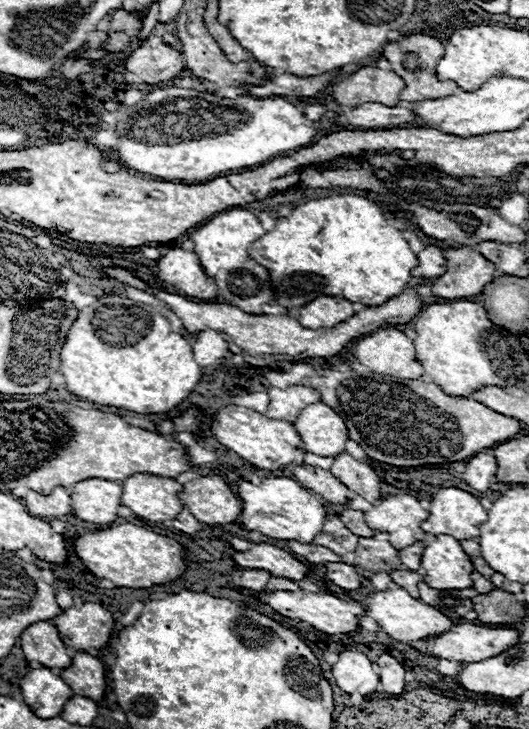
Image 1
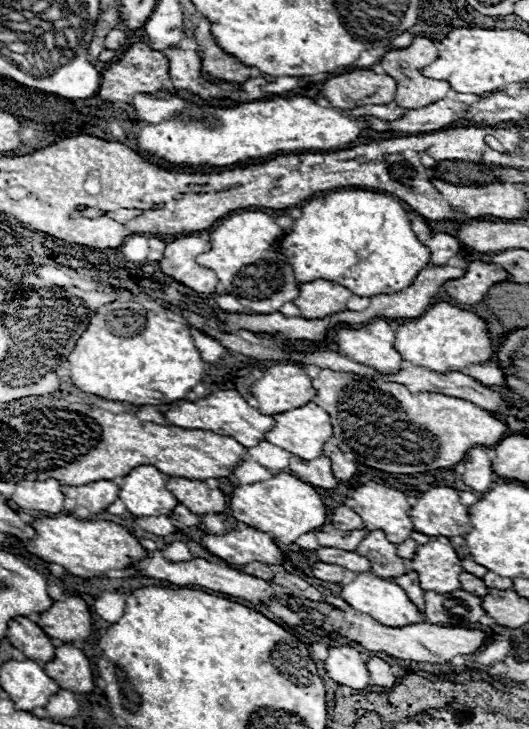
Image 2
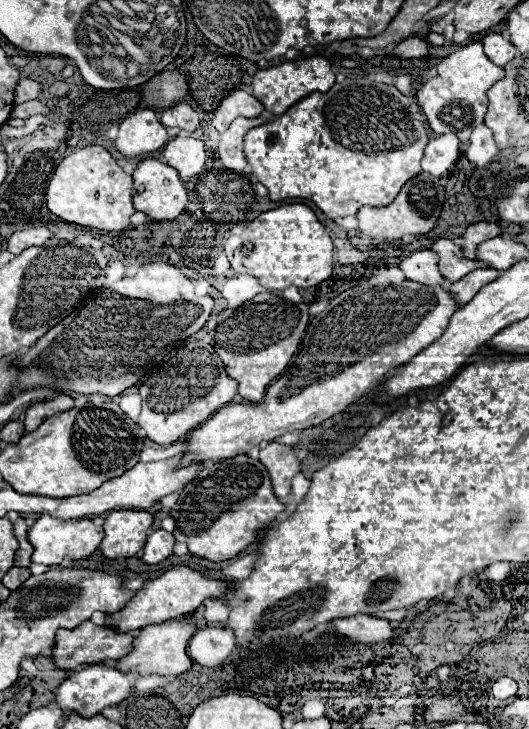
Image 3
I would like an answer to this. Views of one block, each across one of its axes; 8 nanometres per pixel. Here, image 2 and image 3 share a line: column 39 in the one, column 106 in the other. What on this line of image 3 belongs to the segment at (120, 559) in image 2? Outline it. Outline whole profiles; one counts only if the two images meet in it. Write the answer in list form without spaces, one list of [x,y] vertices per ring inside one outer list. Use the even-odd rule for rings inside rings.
[[[116,510],[106,516],[104,540],[100,550],[106,558],[132,558],[148,538],[154,516],[144,510]]]

